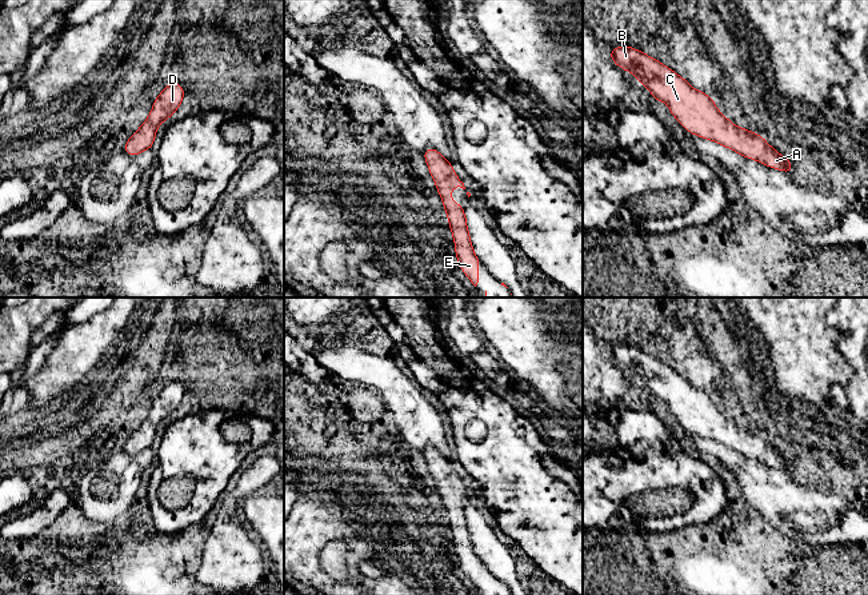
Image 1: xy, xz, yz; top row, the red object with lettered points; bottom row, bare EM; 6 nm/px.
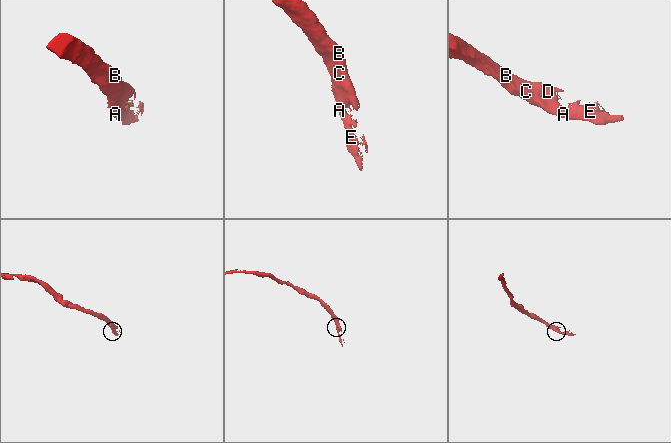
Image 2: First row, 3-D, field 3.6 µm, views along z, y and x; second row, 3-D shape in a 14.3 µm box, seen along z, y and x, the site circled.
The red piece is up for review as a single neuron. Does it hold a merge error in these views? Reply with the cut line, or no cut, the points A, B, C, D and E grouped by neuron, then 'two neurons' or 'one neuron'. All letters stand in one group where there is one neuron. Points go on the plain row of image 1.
no cut; A B C D E; one neuron

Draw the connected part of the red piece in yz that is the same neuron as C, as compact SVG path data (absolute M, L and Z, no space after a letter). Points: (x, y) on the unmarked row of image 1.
M628 344L615 346L608 356L619 367L633 372L655 399L665 402L691 434L712 439L769 467L792 472L792 460L763 435L733 423L717 408L712 396L692 387L684 376L655 356Z

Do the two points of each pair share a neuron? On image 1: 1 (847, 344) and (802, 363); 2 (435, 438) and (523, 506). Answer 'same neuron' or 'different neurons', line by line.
1: different neurons
2: different neurons

